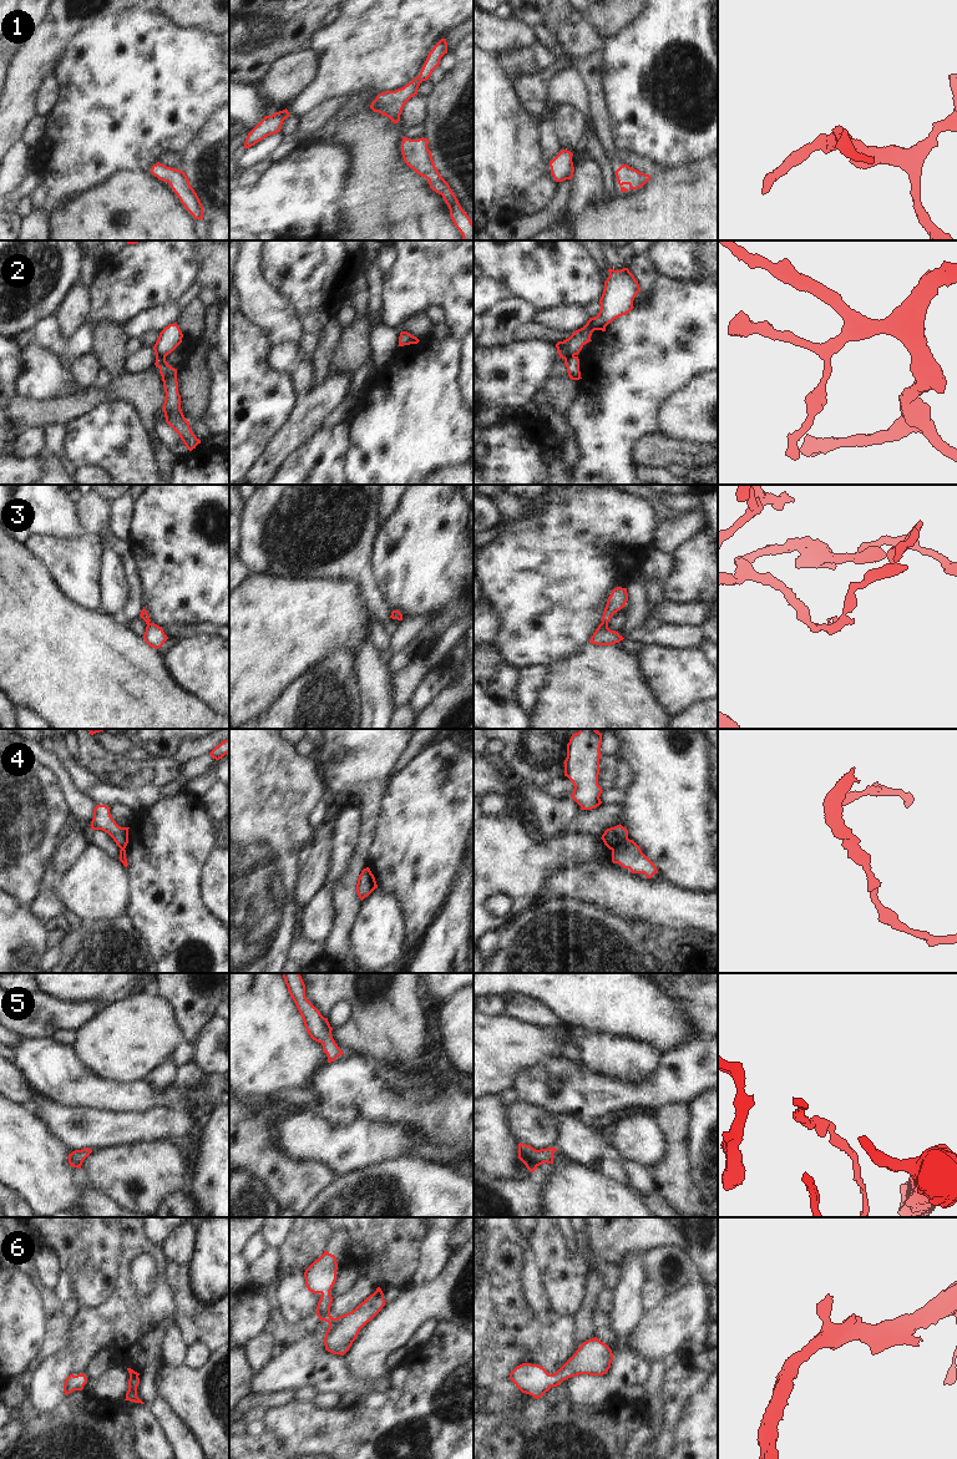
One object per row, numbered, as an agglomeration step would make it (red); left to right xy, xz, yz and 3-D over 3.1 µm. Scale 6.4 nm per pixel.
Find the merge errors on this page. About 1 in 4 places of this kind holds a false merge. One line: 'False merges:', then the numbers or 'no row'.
False merges: 2, 4

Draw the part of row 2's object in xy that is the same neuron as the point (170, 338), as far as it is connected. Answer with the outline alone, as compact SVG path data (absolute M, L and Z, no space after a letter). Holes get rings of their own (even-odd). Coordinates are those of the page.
M177 323L166 326L160 333L160 336L153 346L156 359L166 358L171 354L182 343L182 338L183 334Z

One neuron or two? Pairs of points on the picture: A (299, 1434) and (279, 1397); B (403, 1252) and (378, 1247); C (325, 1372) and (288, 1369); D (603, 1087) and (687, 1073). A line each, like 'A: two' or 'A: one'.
A: two
B: one
C: one
D: one

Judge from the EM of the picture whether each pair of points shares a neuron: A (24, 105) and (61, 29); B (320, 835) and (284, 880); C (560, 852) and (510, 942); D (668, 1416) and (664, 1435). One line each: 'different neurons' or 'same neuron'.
A: same neuron
B: different neurons
C: different neurons
D: same neuron

